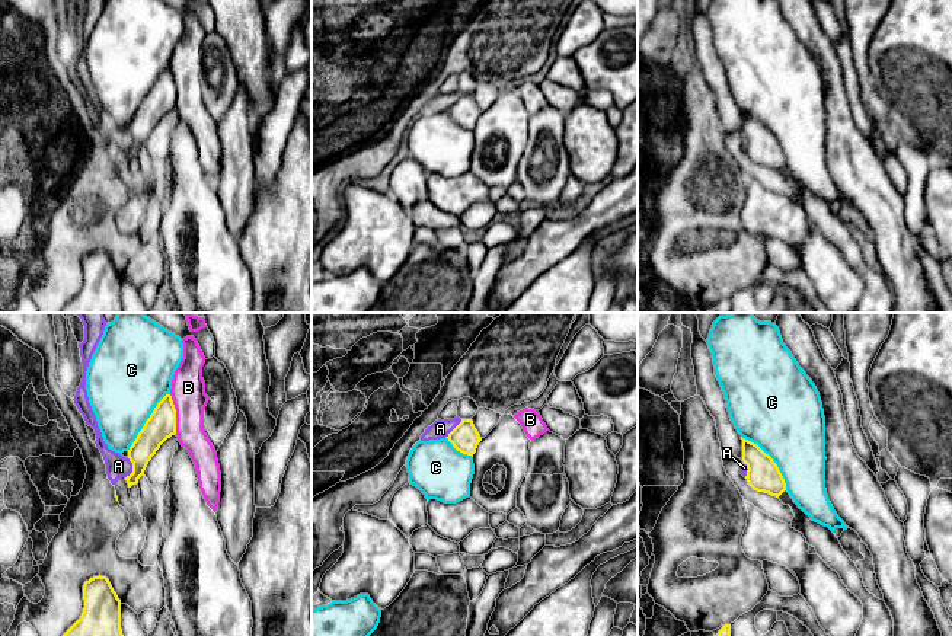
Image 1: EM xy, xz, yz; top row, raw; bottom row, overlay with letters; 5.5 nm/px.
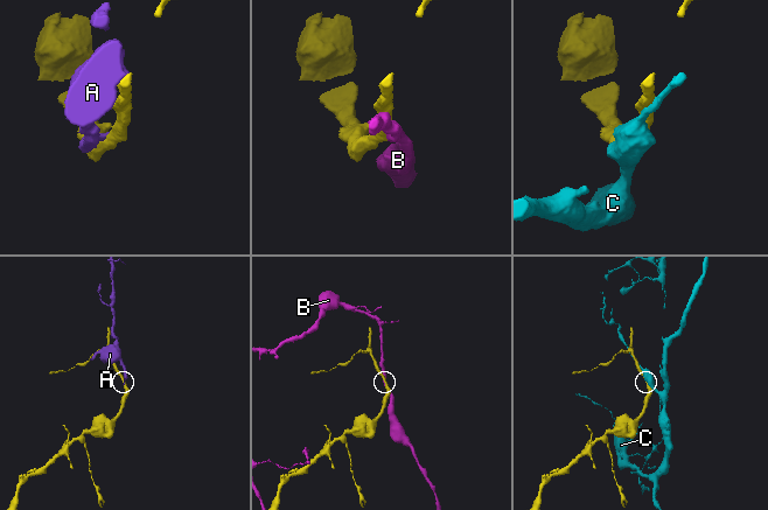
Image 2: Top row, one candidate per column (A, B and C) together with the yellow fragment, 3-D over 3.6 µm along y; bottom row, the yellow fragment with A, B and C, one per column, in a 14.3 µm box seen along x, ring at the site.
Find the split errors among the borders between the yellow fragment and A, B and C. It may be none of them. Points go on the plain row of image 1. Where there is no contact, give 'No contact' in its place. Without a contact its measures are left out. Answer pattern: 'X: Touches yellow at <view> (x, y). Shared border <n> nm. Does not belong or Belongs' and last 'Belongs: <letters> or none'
A: Touches yellow at xy (133, 141). Shared border 120 nm. Does not belong
B: Touches yellow at xy (175, 88). Shared border 220 nm. Does not belong
C: Touches yellow at yz (772, 133). Shared border 400 nm. Does not belong
Belongs: none

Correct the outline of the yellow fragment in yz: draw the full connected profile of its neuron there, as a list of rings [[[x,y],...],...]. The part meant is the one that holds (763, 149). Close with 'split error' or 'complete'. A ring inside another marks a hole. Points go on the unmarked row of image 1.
[[[742,112],[742,135],[747,140],[747,156],[757,164],[779,172],[786,164],[785,153],[773,135],[757,118]]]; complete

